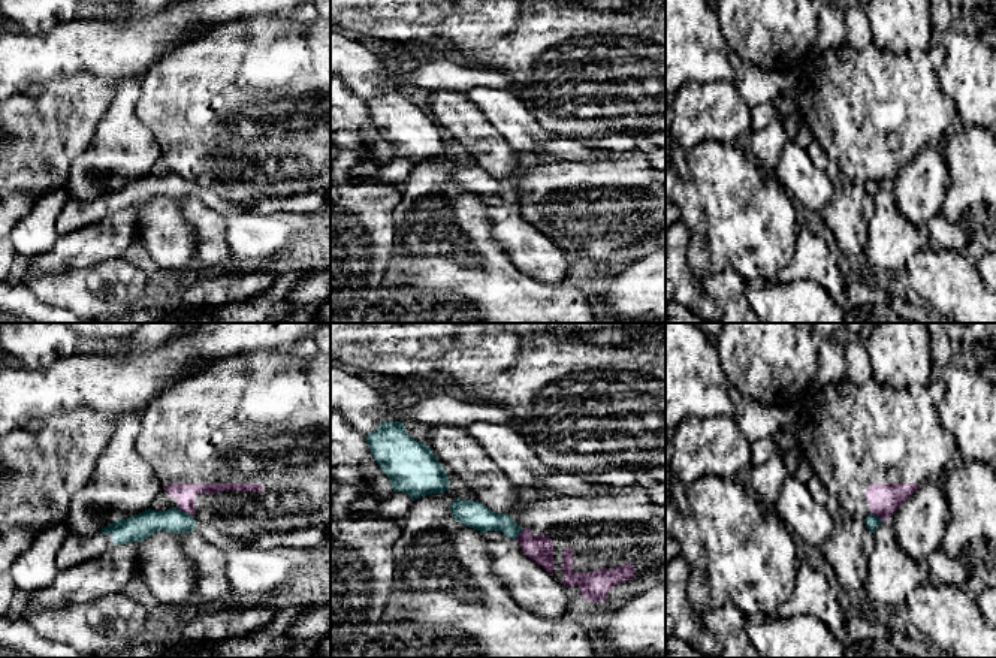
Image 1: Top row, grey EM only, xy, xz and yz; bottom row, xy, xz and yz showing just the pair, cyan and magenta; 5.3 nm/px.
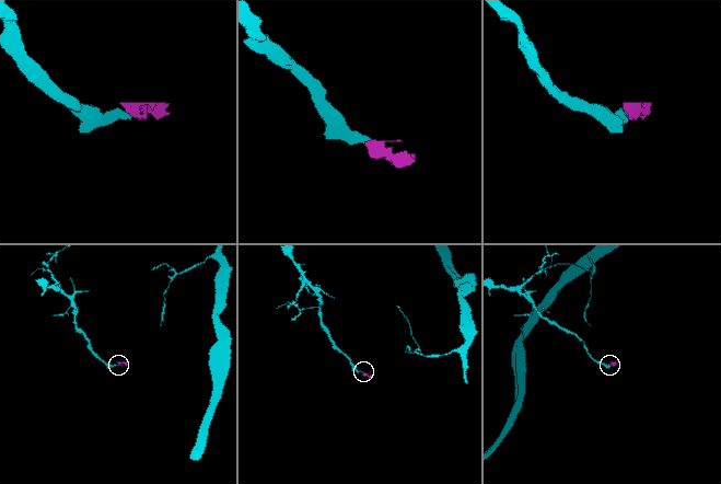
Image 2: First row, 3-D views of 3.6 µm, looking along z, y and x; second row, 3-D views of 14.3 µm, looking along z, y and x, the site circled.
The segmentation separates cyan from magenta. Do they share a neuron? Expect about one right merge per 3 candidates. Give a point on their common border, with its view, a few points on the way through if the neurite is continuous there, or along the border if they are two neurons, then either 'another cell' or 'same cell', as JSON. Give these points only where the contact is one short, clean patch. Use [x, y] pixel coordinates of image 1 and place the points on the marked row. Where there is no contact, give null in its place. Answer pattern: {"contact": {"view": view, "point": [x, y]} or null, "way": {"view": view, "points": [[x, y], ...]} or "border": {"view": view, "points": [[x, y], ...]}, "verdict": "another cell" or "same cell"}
{"contact": {"view": "xy", "point": [184, 512]}, "border": {"view": "xy", "points": [[178, 507], [190, 515]]}, "verdict": "another cell"}

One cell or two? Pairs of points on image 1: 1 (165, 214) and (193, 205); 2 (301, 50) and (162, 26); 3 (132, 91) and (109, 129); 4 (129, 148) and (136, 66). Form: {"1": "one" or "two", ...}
{"1": "two", "2": "two", "3": "one", "4": "two"}

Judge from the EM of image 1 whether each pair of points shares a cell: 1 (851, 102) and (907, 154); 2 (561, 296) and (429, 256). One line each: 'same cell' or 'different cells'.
1: same cell
2: same cell

